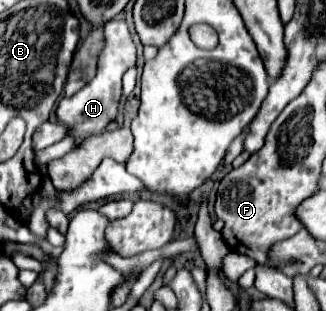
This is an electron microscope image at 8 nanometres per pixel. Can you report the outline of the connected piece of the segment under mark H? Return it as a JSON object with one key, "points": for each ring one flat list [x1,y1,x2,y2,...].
{"points":[[110,20,104,26,106,32,106,48,98,60,98,72,94,80,90,80,80,92,74,96,64,96,56,108,56,118,62,126,66,126,66,136,74,138,74,146,80,146,90,136,104,132,118,116,118,104,122,96,122,76,124,72,136,64,136,46,132,42,130,30,124,20]]}

